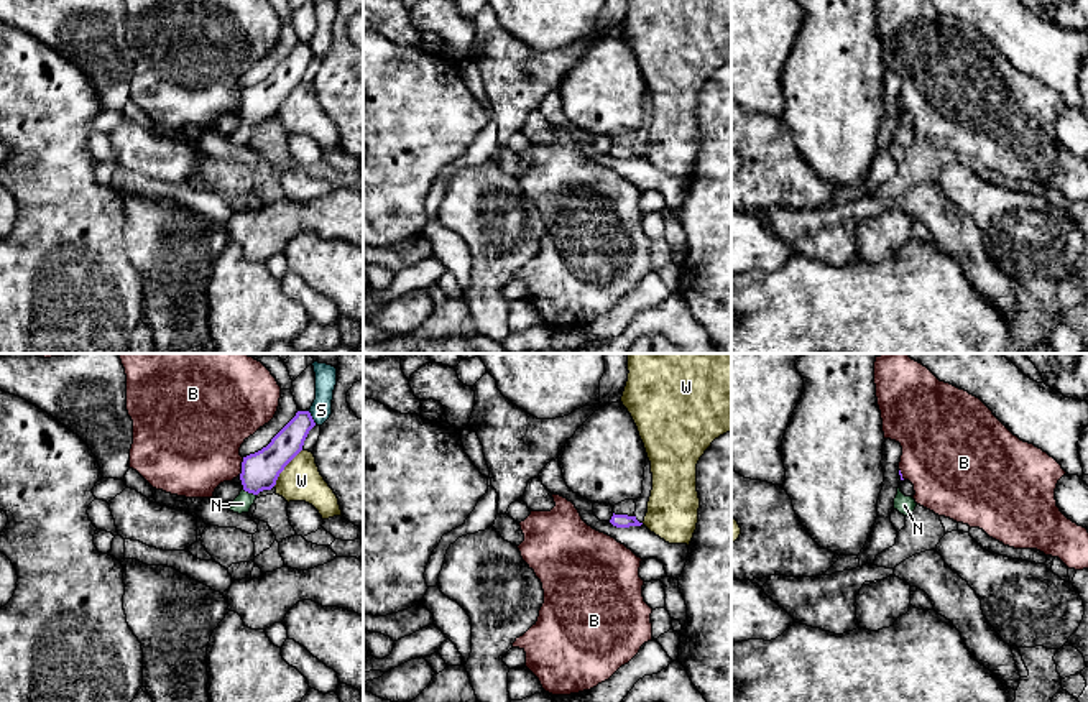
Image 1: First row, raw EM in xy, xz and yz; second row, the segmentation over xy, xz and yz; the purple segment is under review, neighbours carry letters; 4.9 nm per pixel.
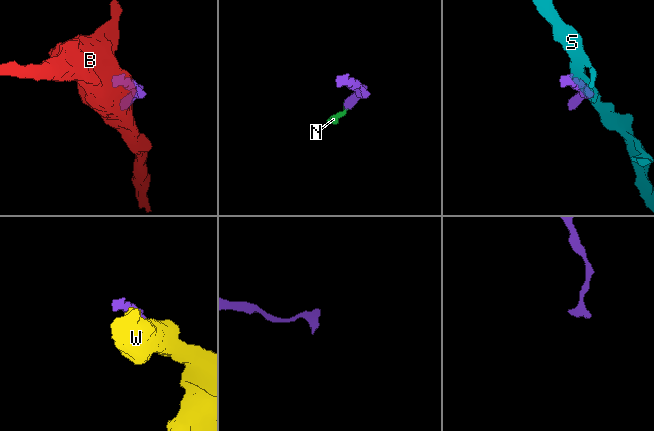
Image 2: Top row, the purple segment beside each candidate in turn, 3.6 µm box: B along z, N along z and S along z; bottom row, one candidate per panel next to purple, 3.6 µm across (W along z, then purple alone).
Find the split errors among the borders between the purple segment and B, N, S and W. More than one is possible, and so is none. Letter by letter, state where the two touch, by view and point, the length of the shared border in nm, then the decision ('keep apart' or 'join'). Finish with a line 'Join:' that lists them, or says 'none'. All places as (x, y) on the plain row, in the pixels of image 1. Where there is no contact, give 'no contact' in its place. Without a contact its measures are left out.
B: meets purple in xy at (242, 99); contact 100 nm long; keep apart
N: meets purple in xy at (248, 124); contact 80 nm long; join
S: meets purple in xy at (311, 50); contact 80 nm long; keep apart
W: meets purple in xy at (285, 97); contact 240 nm long; keep apart
Join: N

